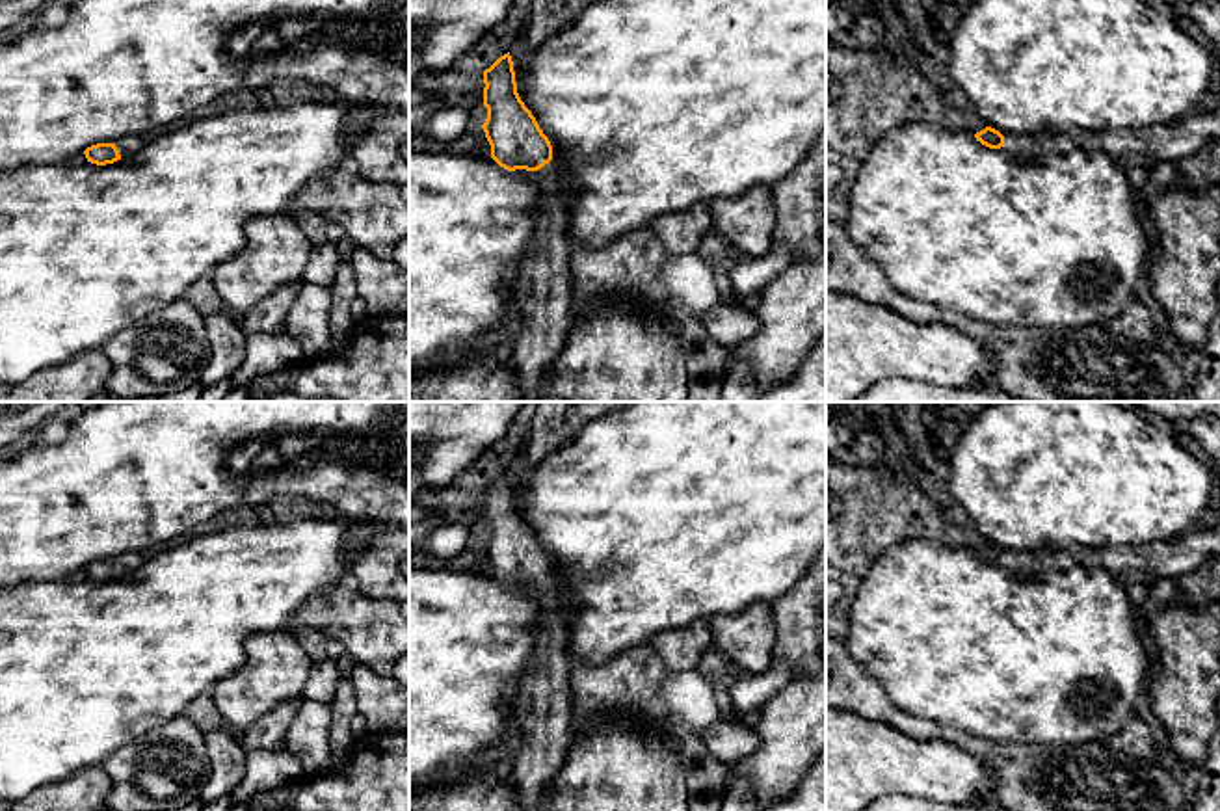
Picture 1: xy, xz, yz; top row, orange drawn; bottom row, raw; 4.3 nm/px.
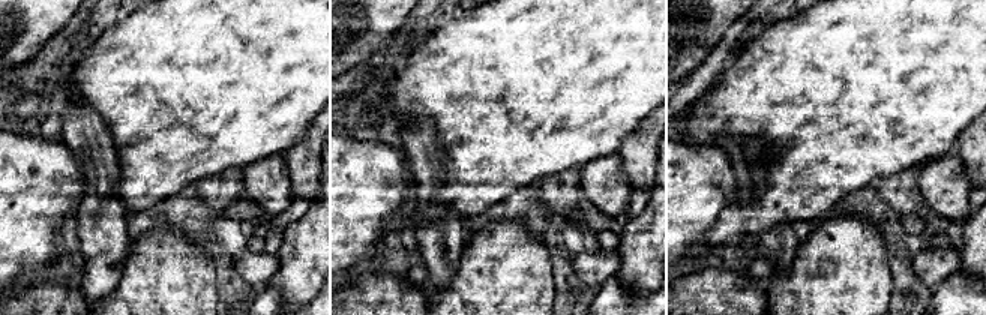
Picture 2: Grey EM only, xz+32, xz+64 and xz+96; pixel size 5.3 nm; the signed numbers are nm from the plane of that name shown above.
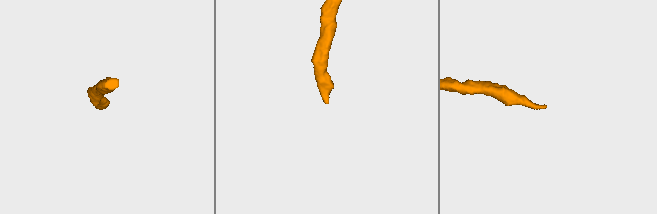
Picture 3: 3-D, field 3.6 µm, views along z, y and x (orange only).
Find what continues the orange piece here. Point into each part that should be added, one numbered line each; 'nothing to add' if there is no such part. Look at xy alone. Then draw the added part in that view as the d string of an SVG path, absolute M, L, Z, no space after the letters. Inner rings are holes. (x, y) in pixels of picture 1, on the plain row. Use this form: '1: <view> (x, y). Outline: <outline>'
1: xy (129, 562). Outline: M130 551L113 560L121 571L121 577L126 577L126 575L134 573L138 567L141 567L145 564L147 556L149 556L147 551Z

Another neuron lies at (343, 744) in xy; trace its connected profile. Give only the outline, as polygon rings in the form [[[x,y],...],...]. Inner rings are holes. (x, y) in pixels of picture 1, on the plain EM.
[[[344,655],[337,660],[338,668],[338,683],[337,692],[331,701],[331,770],[329,772],[340,772],[350,770],[351,757],[357,746],[357,740],[351,735],[351,718],[357,712],[357,699],[351,686],[351,671],[355,668],[355,662],[350,655]]]

